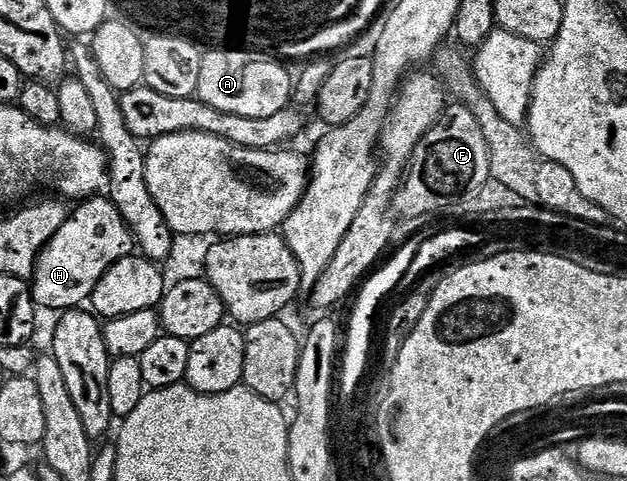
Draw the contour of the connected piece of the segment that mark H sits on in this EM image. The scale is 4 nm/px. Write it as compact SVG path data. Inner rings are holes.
M92 196L80 201L76 206L79 207L76 210L74 207L73 216L68 217L67 222L61 224L61 228L57 228L53 240L49 240L47 247L39 253L35 273L29 282L31 298L36 307L43 309L44 306L47 310L59 310L58 312L82 307L90 299L93 288L97 288L97 280L101 280L101 276L105 276L105 272L109 272L109 268L117 264L117 260L132 257L131 229L125 224L121 212L112 204L110 197Z

